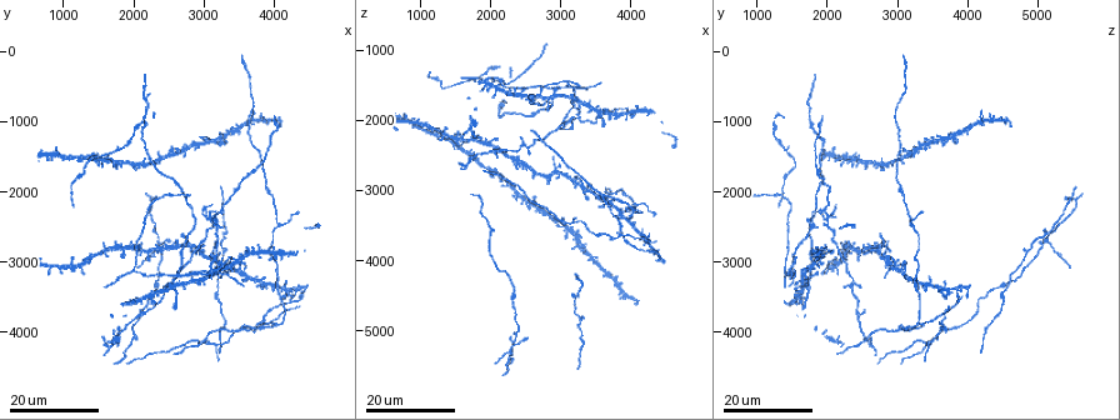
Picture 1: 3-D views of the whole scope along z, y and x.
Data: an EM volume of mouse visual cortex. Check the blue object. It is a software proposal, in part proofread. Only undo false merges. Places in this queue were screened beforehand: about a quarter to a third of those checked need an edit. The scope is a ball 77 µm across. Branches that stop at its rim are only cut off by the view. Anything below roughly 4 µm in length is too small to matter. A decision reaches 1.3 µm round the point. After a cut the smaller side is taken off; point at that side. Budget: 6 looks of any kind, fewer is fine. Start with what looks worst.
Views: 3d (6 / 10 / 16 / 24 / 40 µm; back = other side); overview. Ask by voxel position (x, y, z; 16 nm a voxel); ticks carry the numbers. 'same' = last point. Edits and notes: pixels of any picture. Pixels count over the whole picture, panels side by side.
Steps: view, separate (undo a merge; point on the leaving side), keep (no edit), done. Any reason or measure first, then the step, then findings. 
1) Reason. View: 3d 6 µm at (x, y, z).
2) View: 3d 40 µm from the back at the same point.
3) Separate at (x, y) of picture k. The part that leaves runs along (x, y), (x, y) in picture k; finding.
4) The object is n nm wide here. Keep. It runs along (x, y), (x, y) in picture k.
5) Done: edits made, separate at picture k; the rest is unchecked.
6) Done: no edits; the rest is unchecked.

Side arm on a straight run. View: 3d 24 µm at (2950, 2850, 2650).

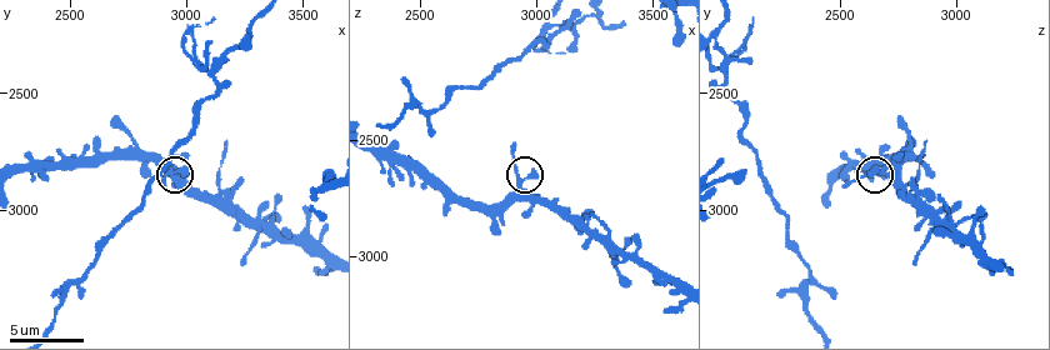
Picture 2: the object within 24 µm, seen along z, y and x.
Zoom in. View: 3d 6 µm at (2920, 2850, 2670).

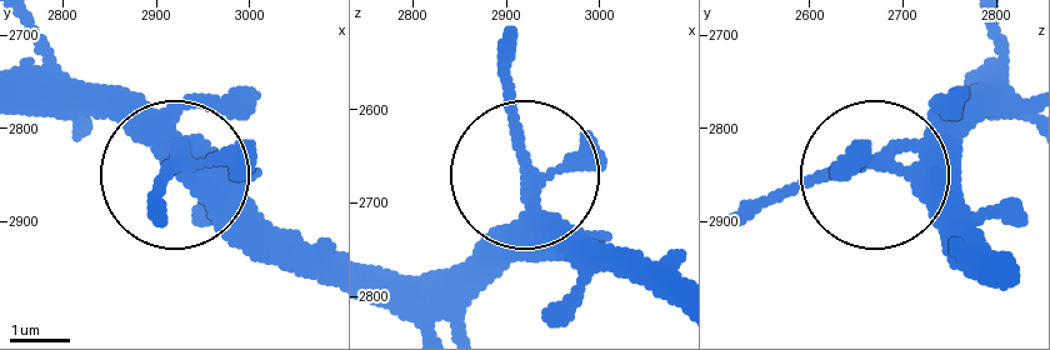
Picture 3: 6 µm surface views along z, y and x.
The object is 250 nm wide here. Keep. One neuron here.

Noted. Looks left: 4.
Three-way junction. View: 3d 24 µm at (3600, 3950, 3050).

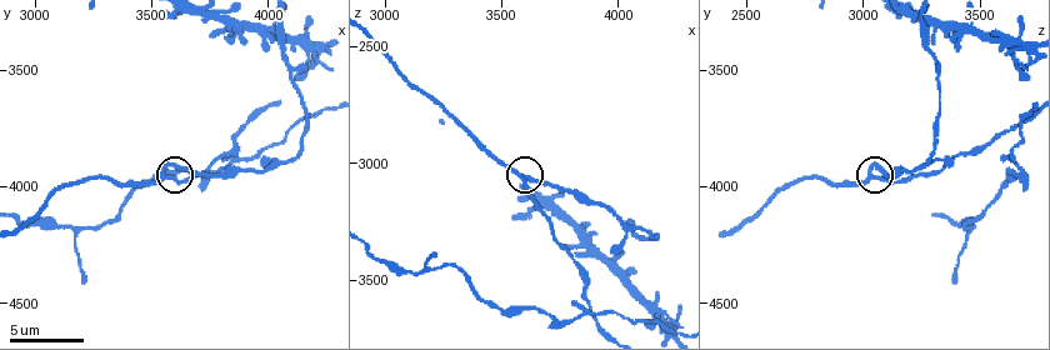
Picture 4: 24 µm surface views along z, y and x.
View: 3d 6 µm at (3560, 3950, 3020).

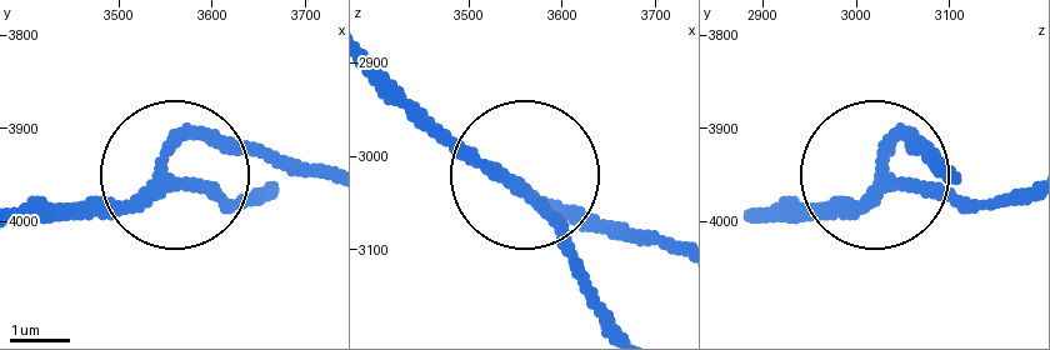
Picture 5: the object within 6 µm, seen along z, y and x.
View: 3d 6 µm from the back at (3550, 3945, 3030).

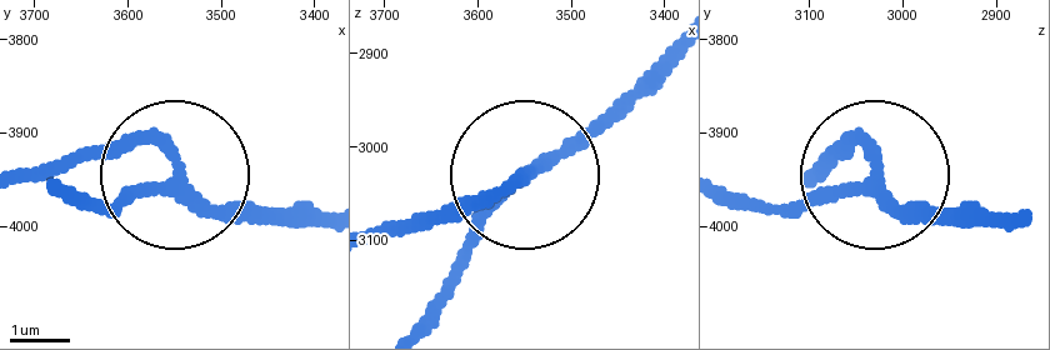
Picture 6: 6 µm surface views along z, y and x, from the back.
3 arms meet here. Keep. It runs along (60, 188), (110, 213), (180, 178), (280, 223) in picture 6; continuous, no second neuron.

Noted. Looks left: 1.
Two arms in line, one across. View: 3d 10 µm at (3860, 3790, 3550).

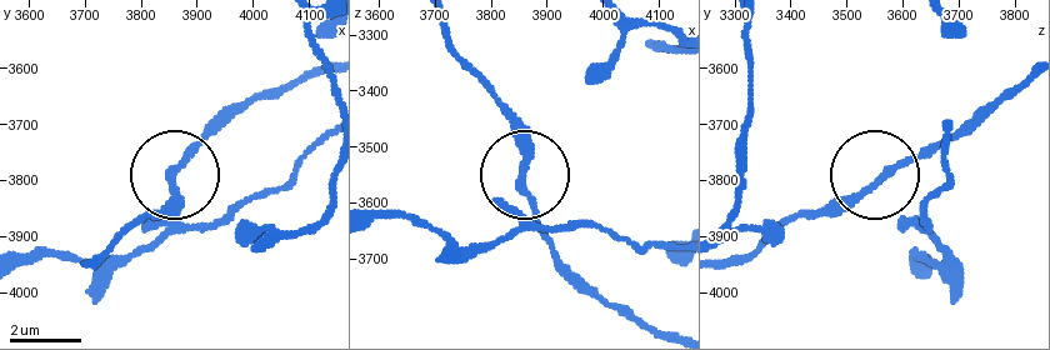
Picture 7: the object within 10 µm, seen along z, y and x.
Keep. It runs along (643, 329), (608, 308), (556, 254), (509, 105) in picture 7; all the same neuron.

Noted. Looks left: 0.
Done: no edits; the rest is unchecked.

